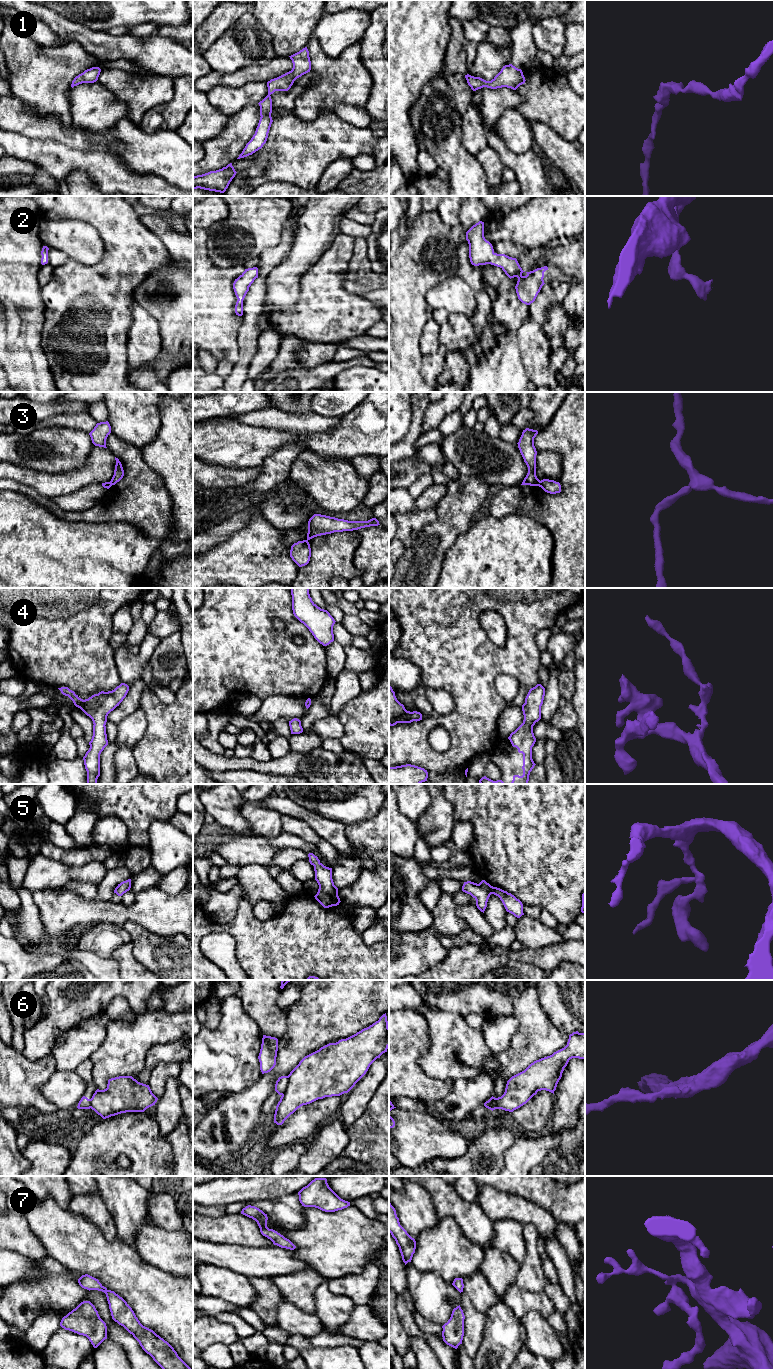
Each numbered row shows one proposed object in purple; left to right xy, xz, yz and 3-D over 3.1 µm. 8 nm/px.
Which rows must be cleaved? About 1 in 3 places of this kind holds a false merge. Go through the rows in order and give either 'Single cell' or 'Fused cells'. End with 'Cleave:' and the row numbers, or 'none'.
1: Single cell
2: Single cell
3: Fused cells
4: Single cell
5: Single cell
6: Fused cells
7: Single cell
Cleave: 3, 6

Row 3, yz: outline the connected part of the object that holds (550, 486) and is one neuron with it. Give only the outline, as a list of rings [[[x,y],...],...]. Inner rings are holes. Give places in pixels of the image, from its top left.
[[[543,479],[538,484],[545,492],[550,494],[556,494],[561,492],[561,485],[559,482],[549,479]]]

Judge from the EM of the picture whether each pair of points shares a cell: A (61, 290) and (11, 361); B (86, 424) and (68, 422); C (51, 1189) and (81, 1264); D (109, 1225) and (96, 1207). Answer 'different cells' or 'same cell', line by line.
A: different cells
B: same cell
C: different cells
D: same cell

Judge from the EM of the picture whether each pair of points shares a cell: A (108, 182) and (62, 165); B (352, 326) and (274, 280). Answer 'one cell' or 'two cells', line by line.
A: one cell
B: two cells

